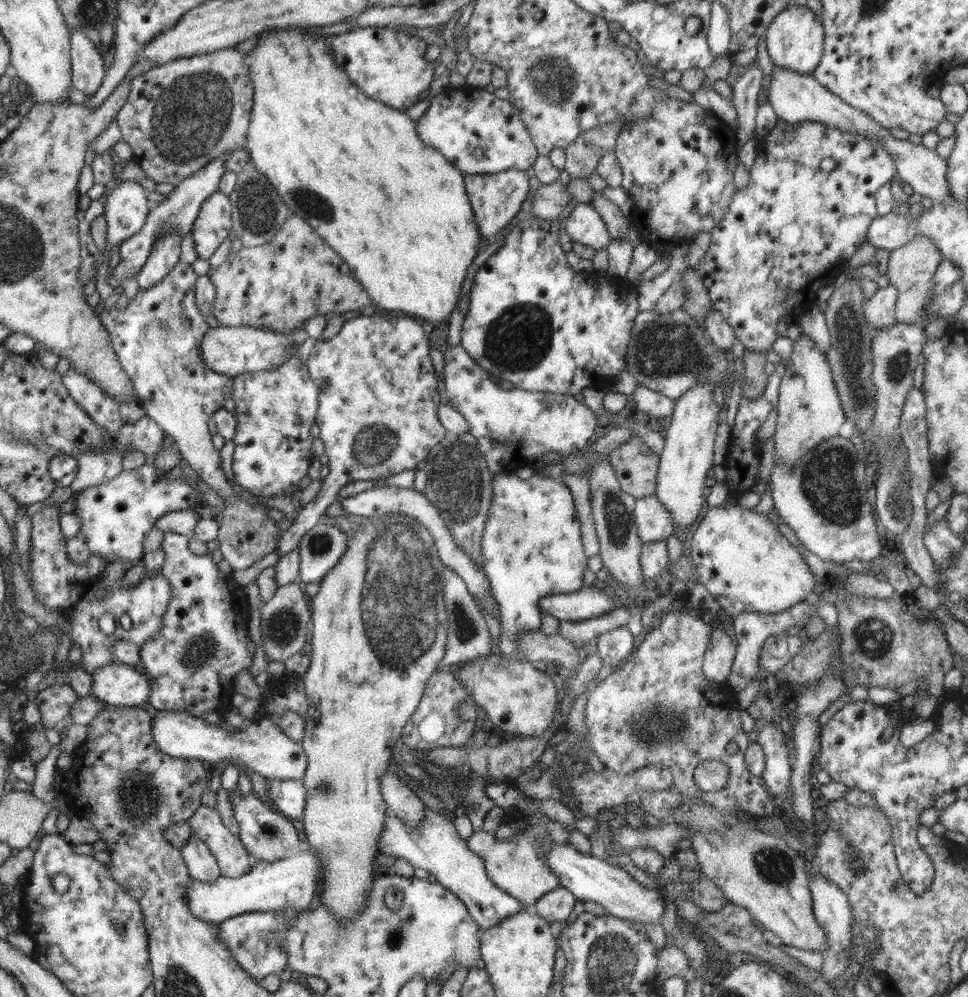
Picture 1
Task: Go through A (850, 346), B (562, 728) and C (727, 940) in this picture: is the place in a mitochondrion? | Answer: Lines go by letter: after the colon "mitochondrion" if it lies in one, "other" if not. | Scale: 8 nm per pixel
A: mitochondrion
B: other
C: other

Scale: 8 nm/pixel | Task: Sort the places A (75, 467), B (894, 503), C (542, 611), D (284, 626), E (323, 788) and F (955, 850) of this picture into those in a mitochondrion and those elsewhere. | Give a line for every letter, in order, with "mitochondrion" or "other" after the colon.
A: other
B: mitochondrion
C: other
D: mitochondrion
E: mitochondrion
F: other

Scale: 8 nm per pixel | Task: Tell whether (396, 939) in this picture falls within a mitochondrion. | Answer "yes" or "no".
yes

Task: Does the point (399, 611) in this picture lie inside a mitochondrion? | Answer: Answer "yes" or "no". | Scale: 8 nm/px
yes

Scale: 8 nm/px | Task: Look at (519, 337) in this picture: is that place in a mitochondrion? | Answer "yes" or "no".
yes

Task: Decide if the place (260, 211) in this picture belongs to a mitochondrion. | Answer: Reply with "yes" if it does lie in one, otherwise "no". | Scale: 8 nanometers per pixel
yes

